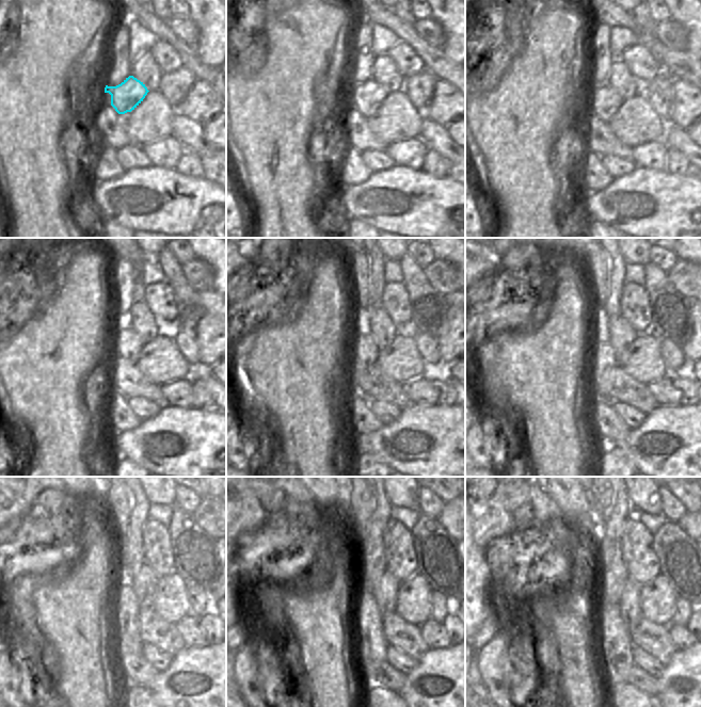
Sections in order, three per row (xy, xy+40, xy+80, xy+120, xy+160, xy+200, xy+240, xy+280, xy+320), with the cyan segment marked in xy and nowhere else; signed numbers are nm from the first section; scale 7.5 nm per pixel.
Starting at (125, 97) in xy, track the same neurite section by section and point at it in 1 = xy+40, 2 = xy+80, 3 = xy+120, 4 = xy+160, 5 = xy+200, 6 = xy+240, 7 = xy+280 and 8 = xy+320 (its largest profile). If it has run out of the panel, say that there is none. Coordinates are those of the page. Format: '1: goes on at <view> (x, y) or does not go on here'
1: goes on at xy+40 (366, 97)
2: goes on at xy+80 (604, 101)
3: goes on at xy+120 (127, 343)
4: goes on at xy+160 (365, 351)
5: goes on at xy+200 (604, 358)
6: goes on at xy+240 (126, 600)
7: goes on at xy+280 (365, 598)
8: goes on at xy+320 (604, 607)

